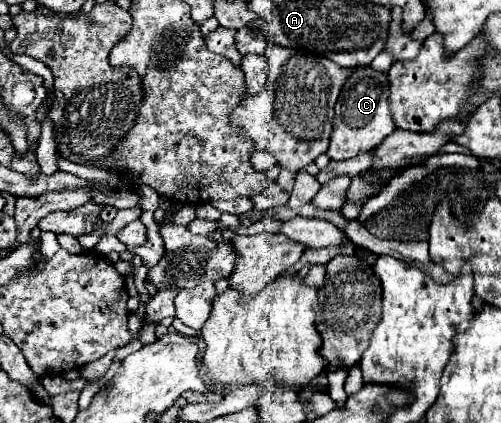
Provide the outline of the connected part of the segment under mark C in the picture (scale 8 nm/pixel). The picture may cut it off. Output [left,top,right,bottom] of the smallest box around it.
[326,68,396,160]

